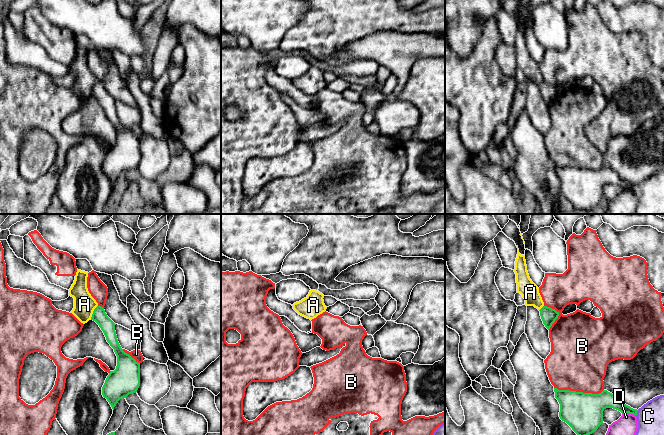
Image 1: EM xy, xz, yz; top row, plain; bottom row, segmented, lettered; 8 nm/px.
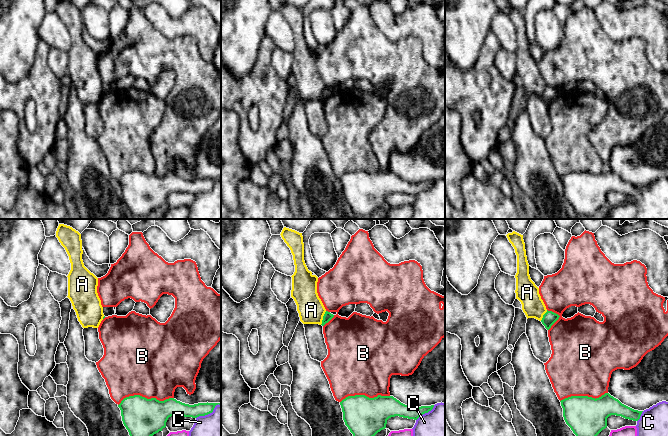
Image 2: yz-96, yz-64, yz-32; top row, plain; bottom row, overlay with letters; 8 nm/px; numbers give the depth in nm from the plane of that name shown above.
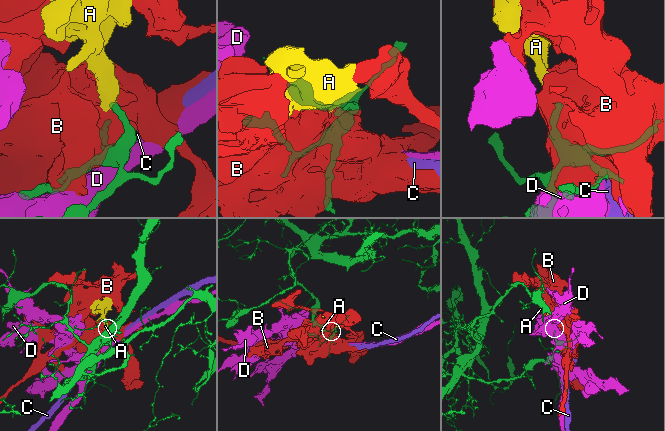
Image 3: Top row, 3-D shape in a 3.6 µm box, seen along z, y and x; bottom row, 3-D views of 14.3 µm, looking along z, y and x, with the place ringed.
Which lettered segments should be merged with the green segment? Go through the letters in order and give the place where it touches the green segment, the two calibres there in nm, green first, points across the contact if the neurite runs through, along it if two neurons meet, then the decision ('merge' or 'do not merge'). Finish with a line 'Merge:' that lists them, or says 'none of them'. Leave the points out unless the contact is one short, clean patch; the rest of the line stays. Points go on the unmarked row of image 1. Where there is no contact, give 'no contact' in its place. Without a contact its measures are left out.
A: contact xy (93, 88); calibres 110 and 180 nm; border xy (97, 81), (90, 95); do not merge
B: contact yz (579, 168); calibres 320 and 460 nm; do not merge
C: contact yz (636, 189); calibres 120 and 220 nm; do not merge
D: contact yz (629, 189); calibres 140 and 240 nm; do not merge
Merge: none of them

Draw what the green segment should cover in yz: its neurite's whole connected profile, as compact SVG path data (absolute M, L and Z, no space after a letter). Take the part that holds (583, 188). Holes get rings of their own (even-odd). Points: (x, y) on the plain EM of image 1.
M554 164L554 168L560 180L560 195L582 214L595 208L603 199L603 187L606 184L633 191L638 188L607 166L592 170Z

